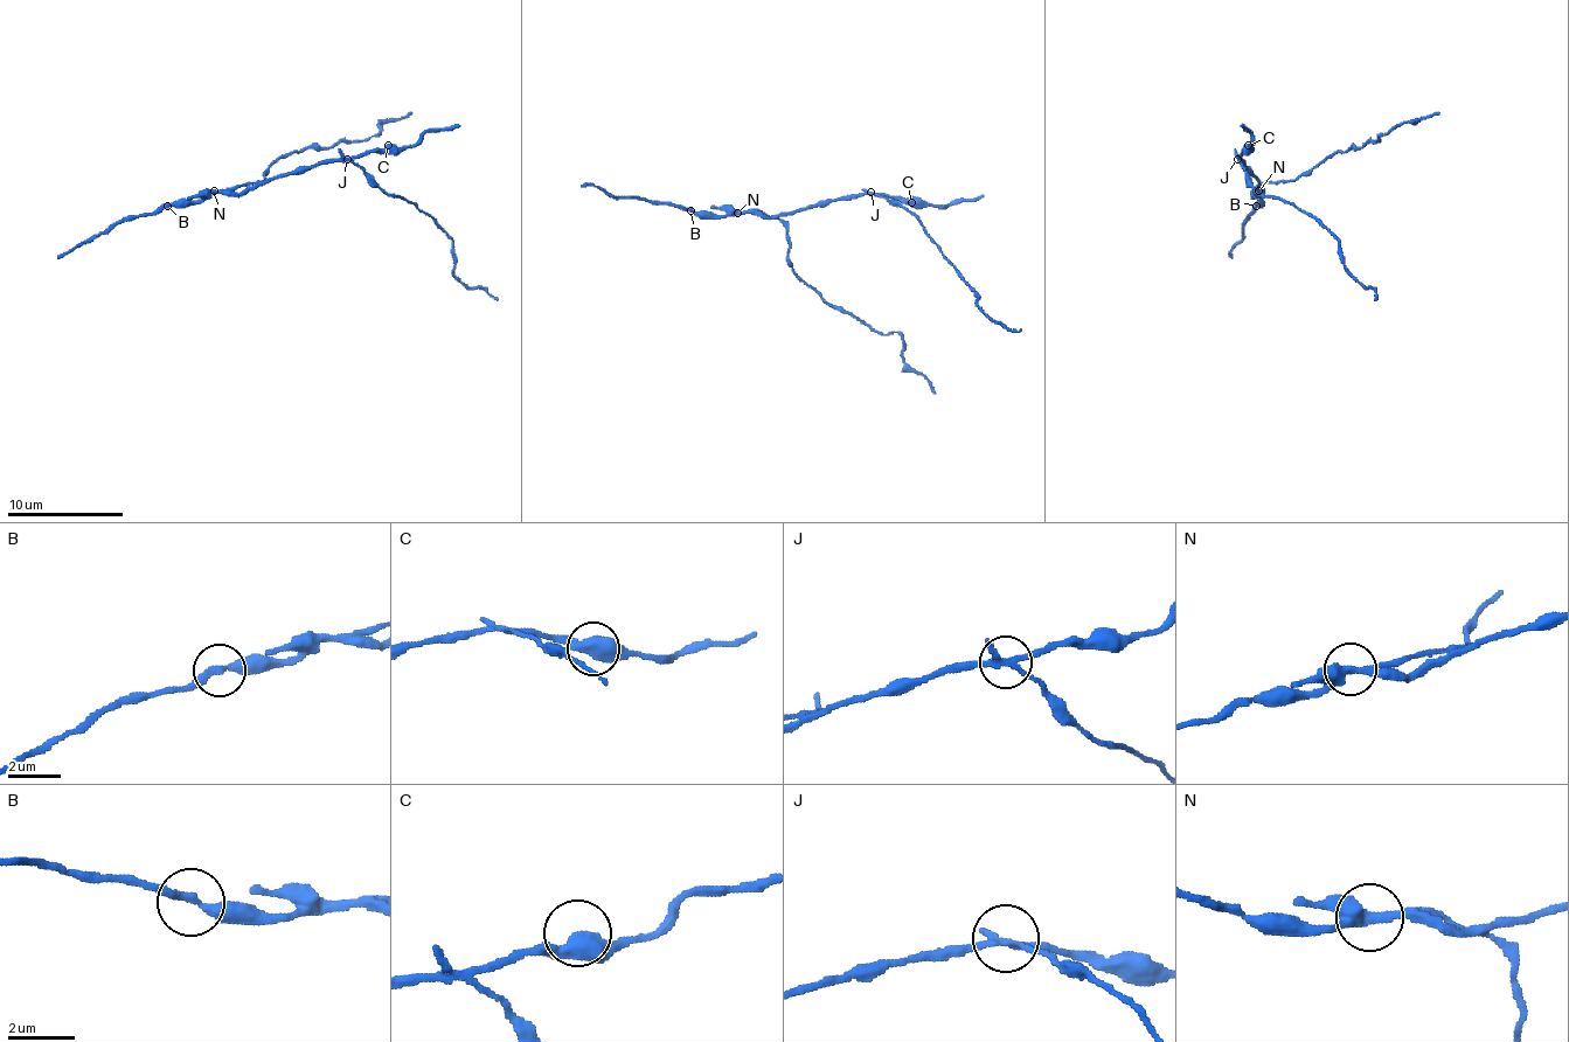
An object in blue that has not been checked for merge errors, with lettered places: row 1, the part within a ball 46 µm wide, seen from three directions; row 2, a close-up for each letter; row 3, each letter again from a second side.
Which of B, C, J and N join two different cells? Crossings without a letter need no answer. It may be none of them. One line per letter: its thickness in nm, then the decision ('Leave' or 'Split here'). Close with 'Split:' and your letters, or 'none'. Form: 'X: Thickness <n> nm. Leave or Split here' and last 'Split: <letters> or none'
B: Thickness 280 nm. Leave
C: Thickness 400 nm. Leave
J: Thickness 200 nm. Split here
N: Thickness 360 nm. Split here
Split: J, N

